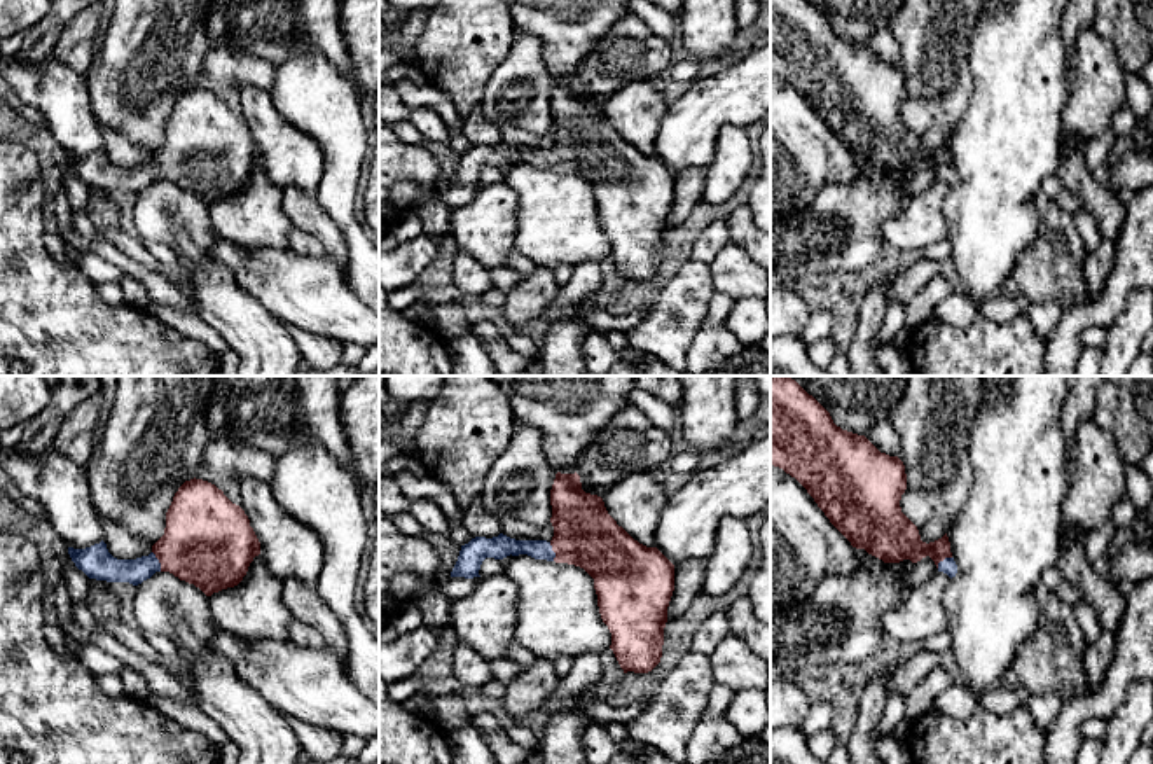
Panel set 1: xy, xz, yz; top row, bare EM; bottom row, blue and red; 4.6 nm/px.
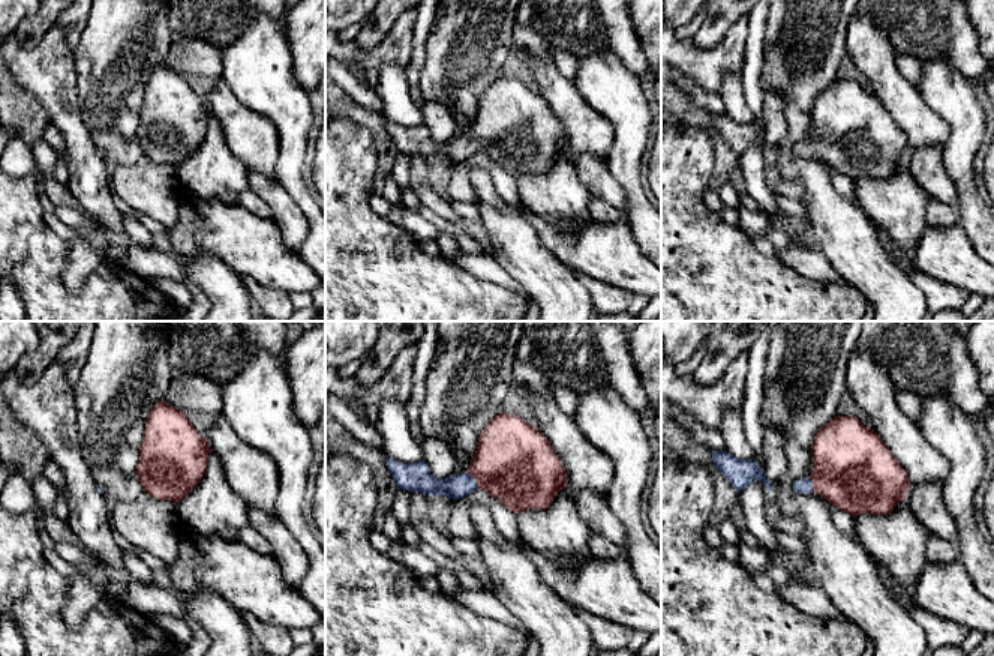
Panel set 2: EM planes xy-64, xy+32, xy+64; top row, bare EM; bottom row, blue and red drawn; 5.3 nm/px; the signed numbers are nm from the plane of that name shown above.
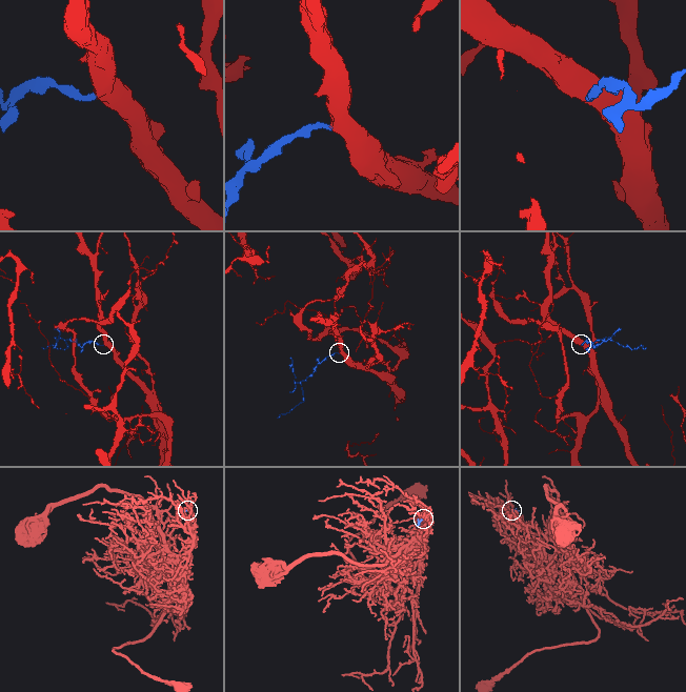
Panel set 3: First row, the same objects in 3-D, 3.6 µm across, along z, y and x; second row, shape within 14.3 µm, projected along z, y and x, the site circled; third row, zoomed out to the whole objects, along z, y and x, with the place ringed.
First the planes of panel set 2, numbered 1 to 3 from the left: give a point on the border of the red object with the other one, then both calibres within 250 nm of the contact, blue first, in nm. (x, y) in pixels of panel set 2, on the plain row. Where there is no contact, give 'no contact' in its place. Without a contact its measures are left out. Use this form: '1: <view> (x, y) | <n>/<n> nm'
1: no contact
2: xy+32 (474, 143) | 130/420 nm
3: xy+64 (813, 149) | 80/440 nm

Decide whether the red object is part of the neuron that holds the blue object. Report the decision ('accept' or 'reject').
accept

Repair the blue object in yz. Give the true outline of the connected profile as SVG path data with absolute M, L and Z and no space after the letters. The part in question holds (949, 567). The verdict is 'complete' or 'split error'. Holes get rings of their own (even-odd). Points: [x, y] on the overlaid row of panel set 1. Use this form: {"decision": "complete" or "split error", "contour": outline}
{"decision": "split error", "contour": "M770 376L770 465L795 477L853 547L884 563L929 556L938 572L956 577L947 533L926 544L901 512L903 462L837 427L790 376Z"}

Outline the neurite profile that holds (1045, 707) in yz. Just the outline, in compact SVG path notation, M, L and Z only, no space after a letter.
M1057 692L1022 694L1022 706L1032 715L1039 729L1046 729L1066 706L1066 698Z

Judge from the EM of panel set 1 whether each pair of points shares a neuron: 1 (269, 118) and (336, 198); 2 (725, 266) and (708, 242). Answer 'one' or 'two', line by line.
1: two
2: two

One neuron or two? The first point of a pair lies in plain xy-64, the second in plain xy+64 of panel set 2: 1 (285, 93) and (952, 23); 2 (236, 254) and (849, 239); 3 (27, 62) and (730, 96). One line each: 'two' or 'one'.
1: two
2: two
3: one

